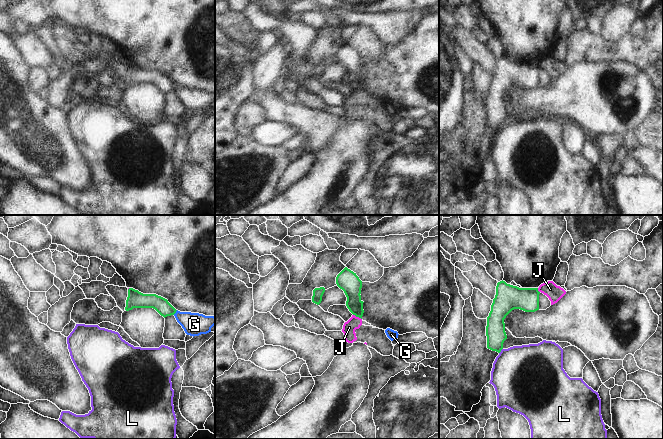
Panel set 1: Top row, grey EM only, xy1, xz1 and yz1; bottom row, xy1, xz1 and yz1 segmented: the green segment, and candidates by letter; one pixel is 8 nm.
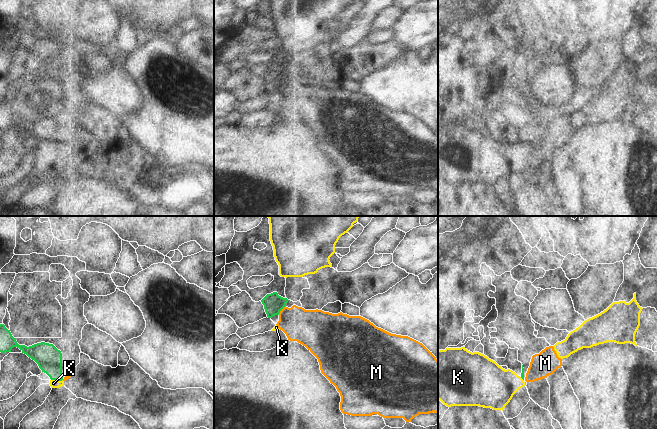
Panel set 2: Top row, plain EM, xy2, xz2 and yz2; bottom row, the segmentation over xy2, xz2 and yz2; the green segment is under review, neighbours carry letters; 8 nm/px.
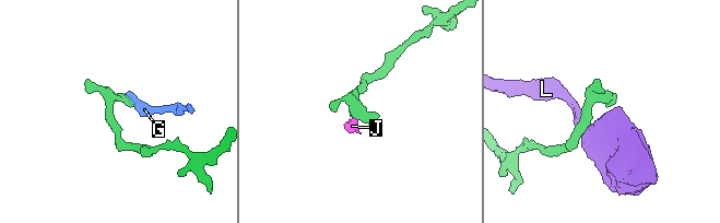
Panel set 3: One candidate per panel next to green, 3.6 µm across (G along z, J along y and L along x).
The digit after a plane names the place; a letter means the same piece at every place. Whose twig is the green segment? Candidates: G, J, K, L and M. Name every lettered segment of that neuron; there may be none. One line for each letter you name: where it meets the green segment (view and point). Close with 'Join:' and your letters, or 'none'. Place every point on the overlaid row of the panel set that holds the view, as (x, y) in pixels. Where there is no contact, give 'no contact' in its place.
M: xz2 (281, 309)
Join: M

